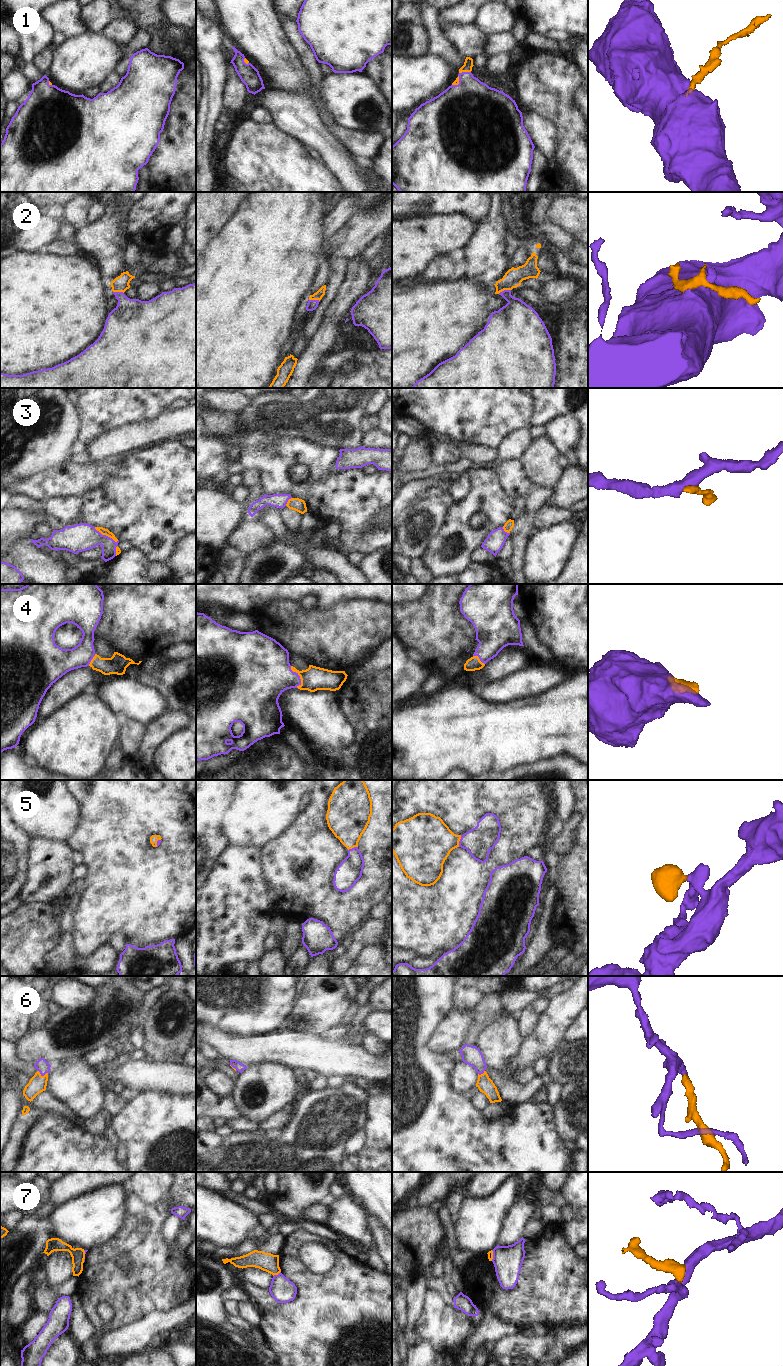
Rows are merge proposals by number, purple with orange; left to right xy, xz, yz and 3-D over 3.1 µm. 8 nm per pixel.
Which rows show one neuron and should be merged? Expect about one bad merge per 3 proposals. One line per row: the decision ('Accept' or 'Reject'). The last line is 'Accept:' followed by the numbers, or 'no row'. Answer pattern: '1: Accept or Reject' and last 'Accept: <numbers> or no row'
1: Accept
2: Accept
3: Reject
4: Accept
5: Accept
6: Accept
7: Reject
Accept: 1, 2, 4, 5, 6.

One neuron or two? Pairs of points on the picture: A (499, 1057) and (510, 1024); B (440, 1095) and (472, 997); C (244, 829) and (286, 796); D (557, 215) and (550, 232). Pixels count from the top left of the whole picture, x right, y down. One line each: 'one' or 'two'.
A: one
B: two
C: one
D: two

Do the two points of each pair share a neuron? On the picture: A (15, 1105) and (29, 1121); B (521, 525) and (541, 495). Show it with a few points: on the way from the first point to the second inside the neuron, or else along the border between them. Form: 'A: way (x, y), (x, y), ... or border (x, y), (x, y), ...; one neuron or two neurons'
A: border (22, 1115), (14, 1125), (10, 1136); two neurons
B: way (527, 518), (534, 502); one neuron

